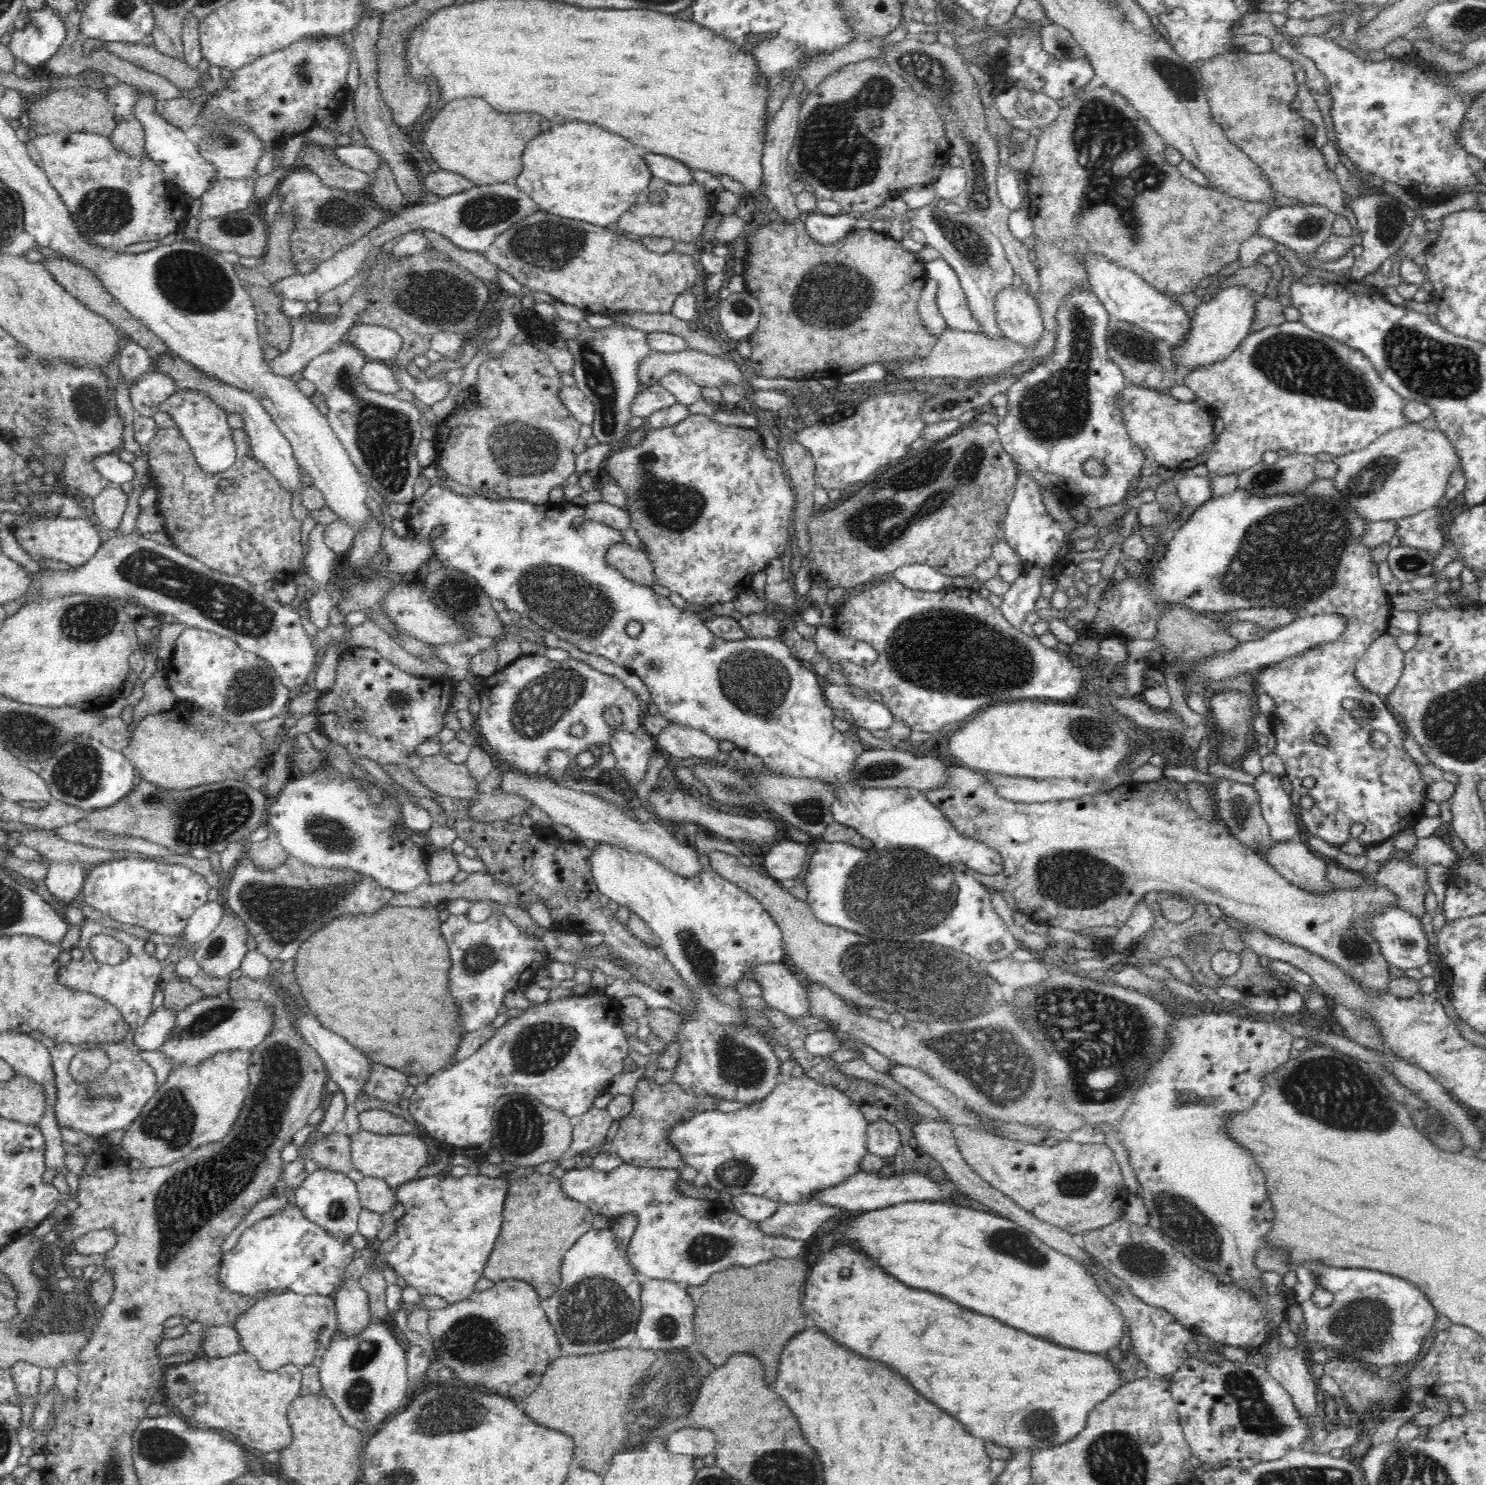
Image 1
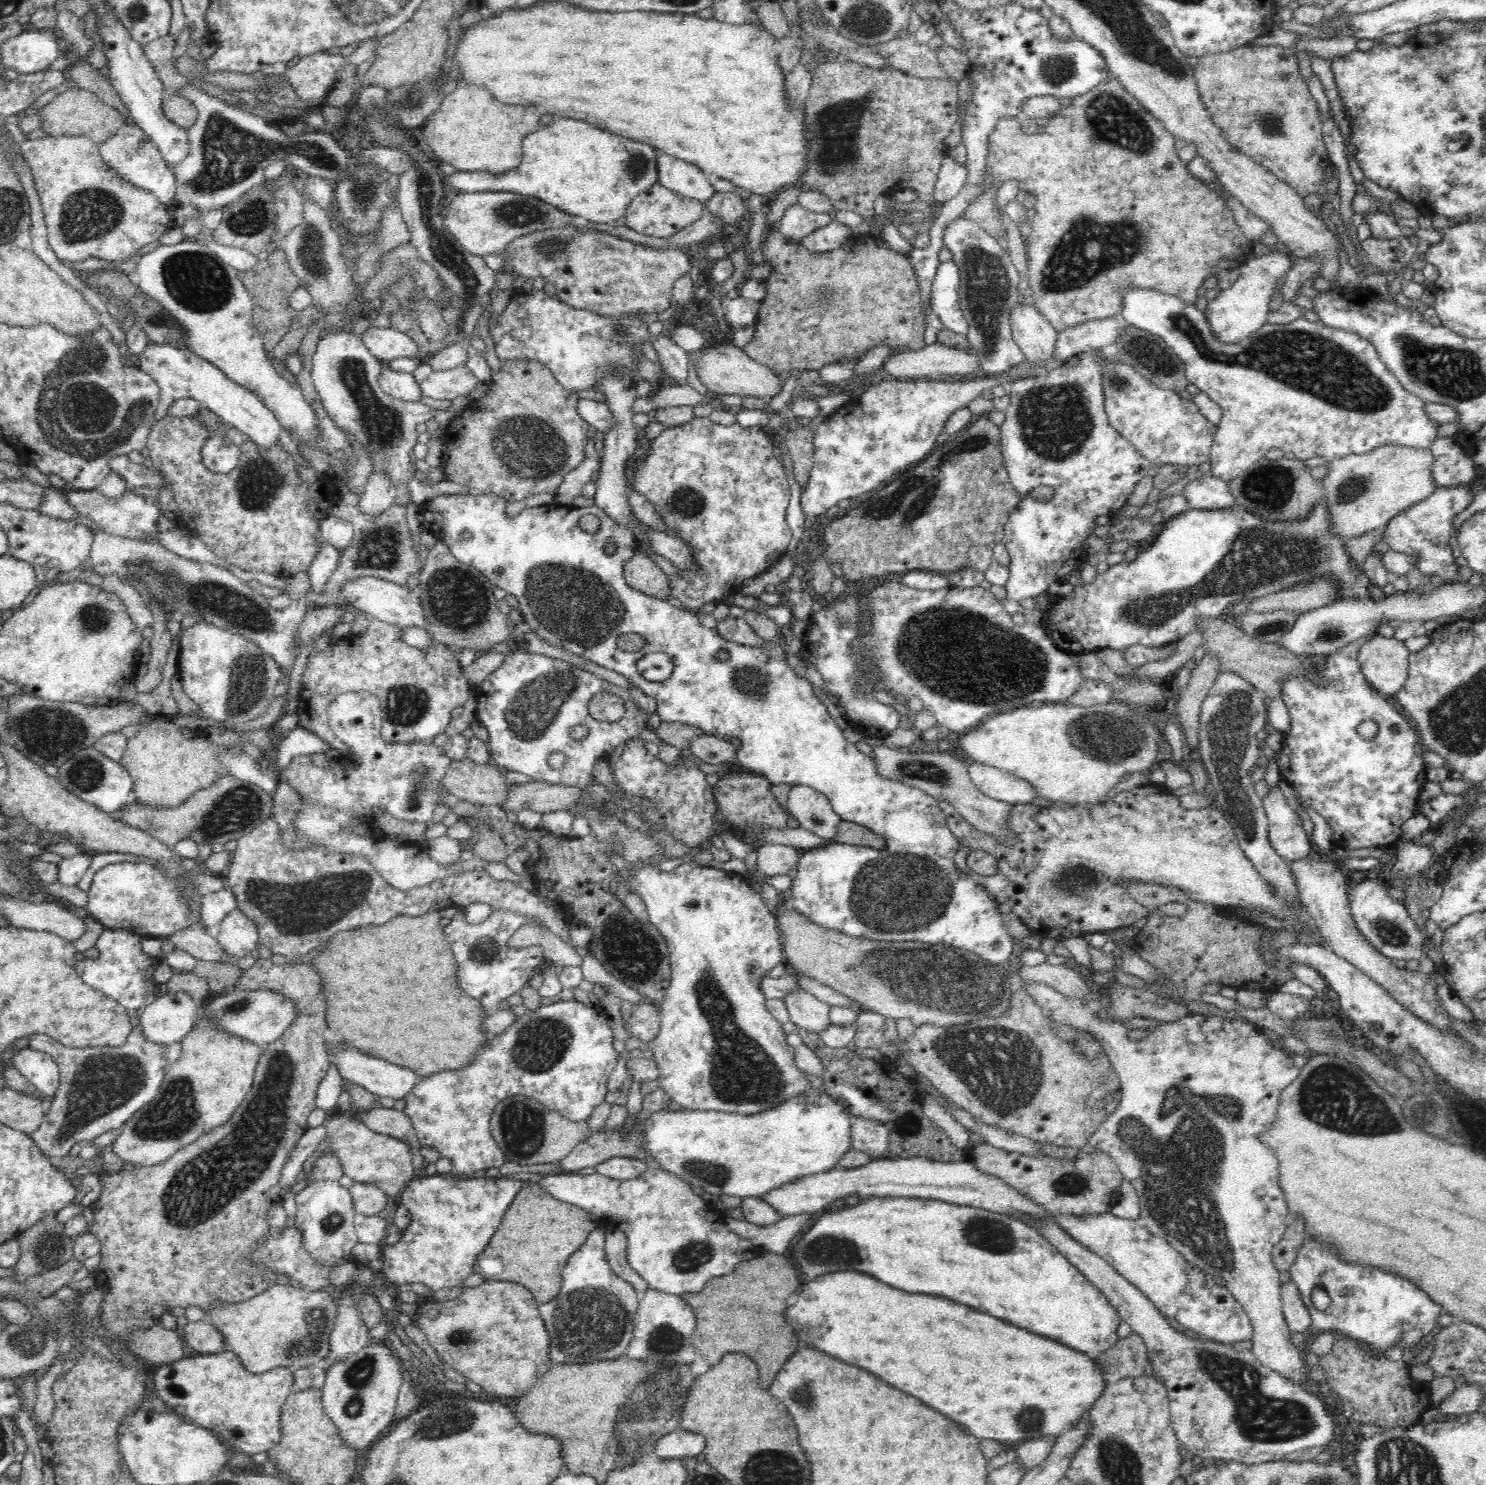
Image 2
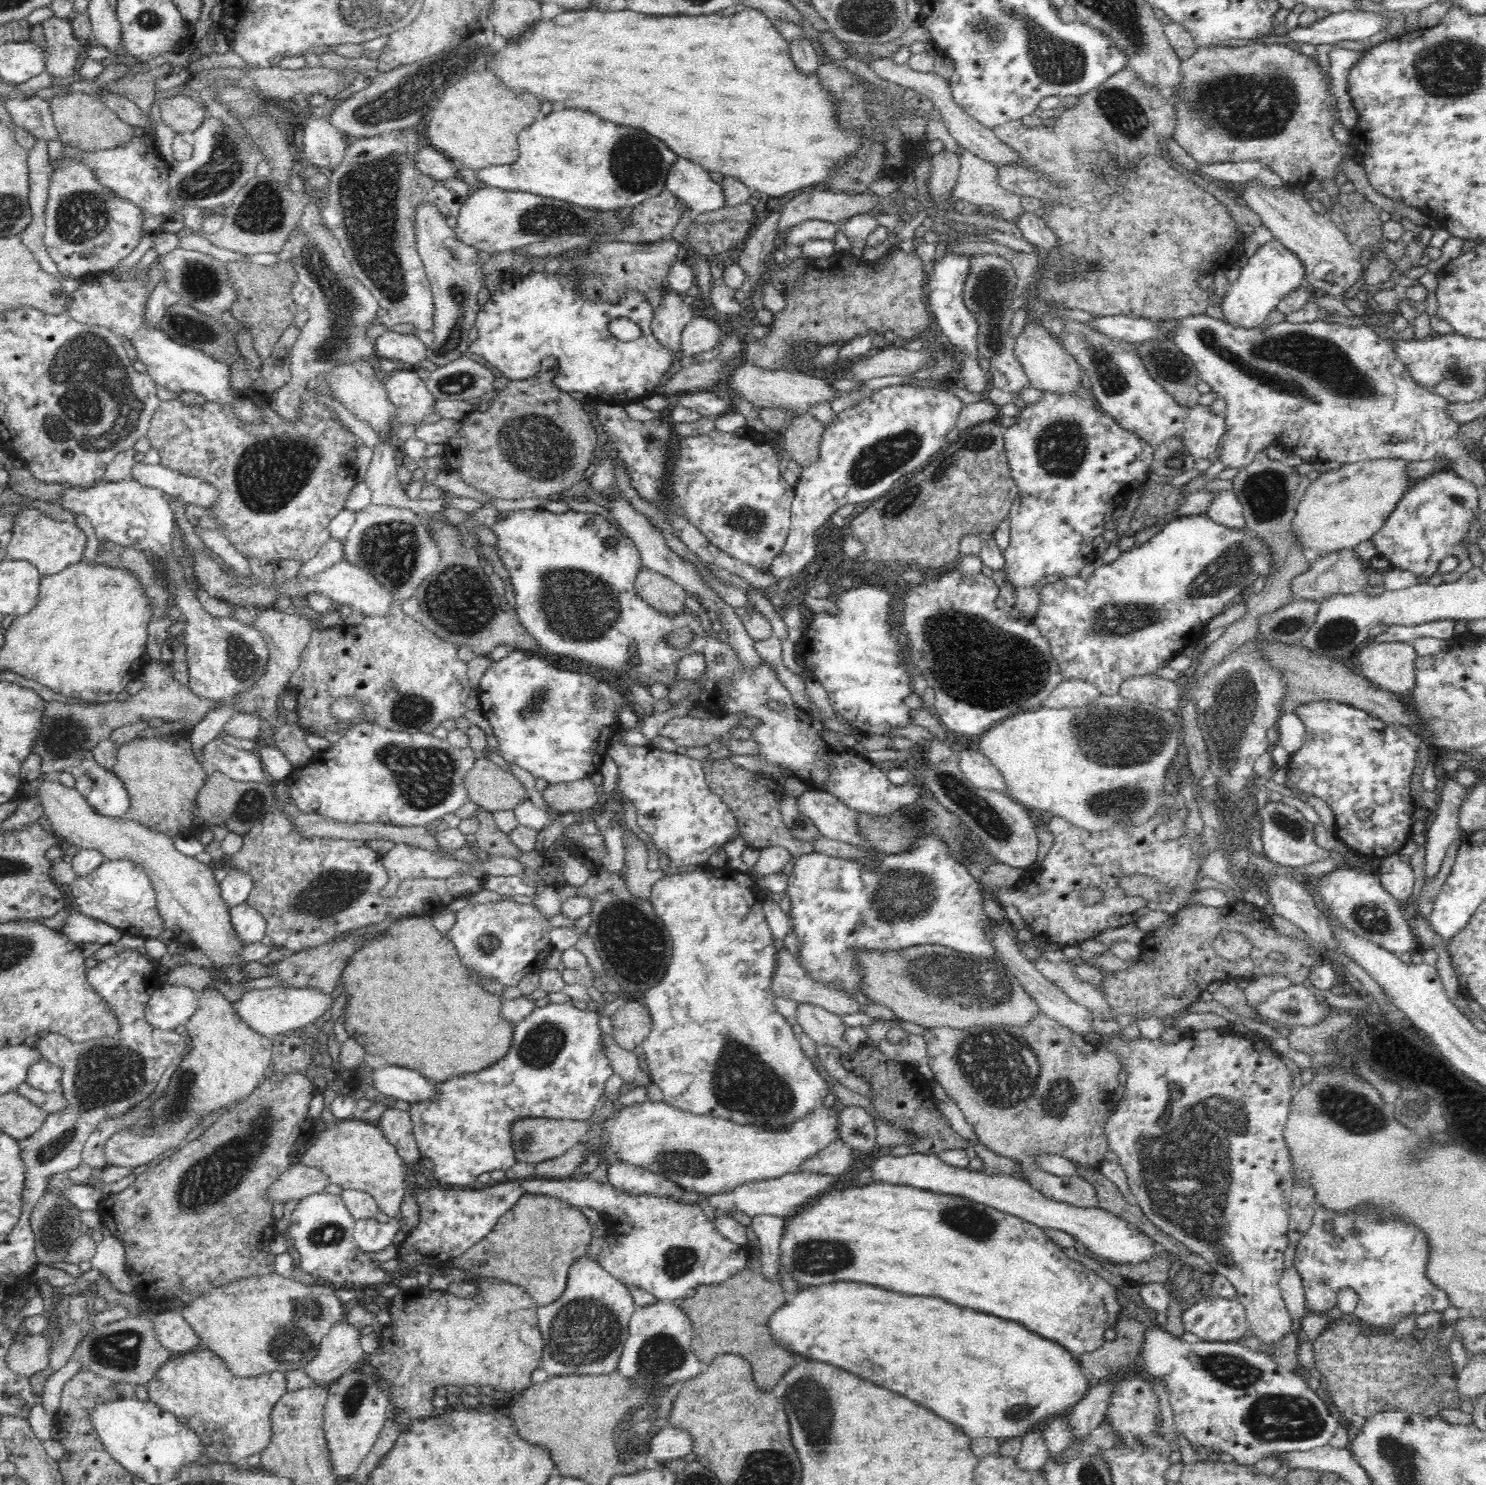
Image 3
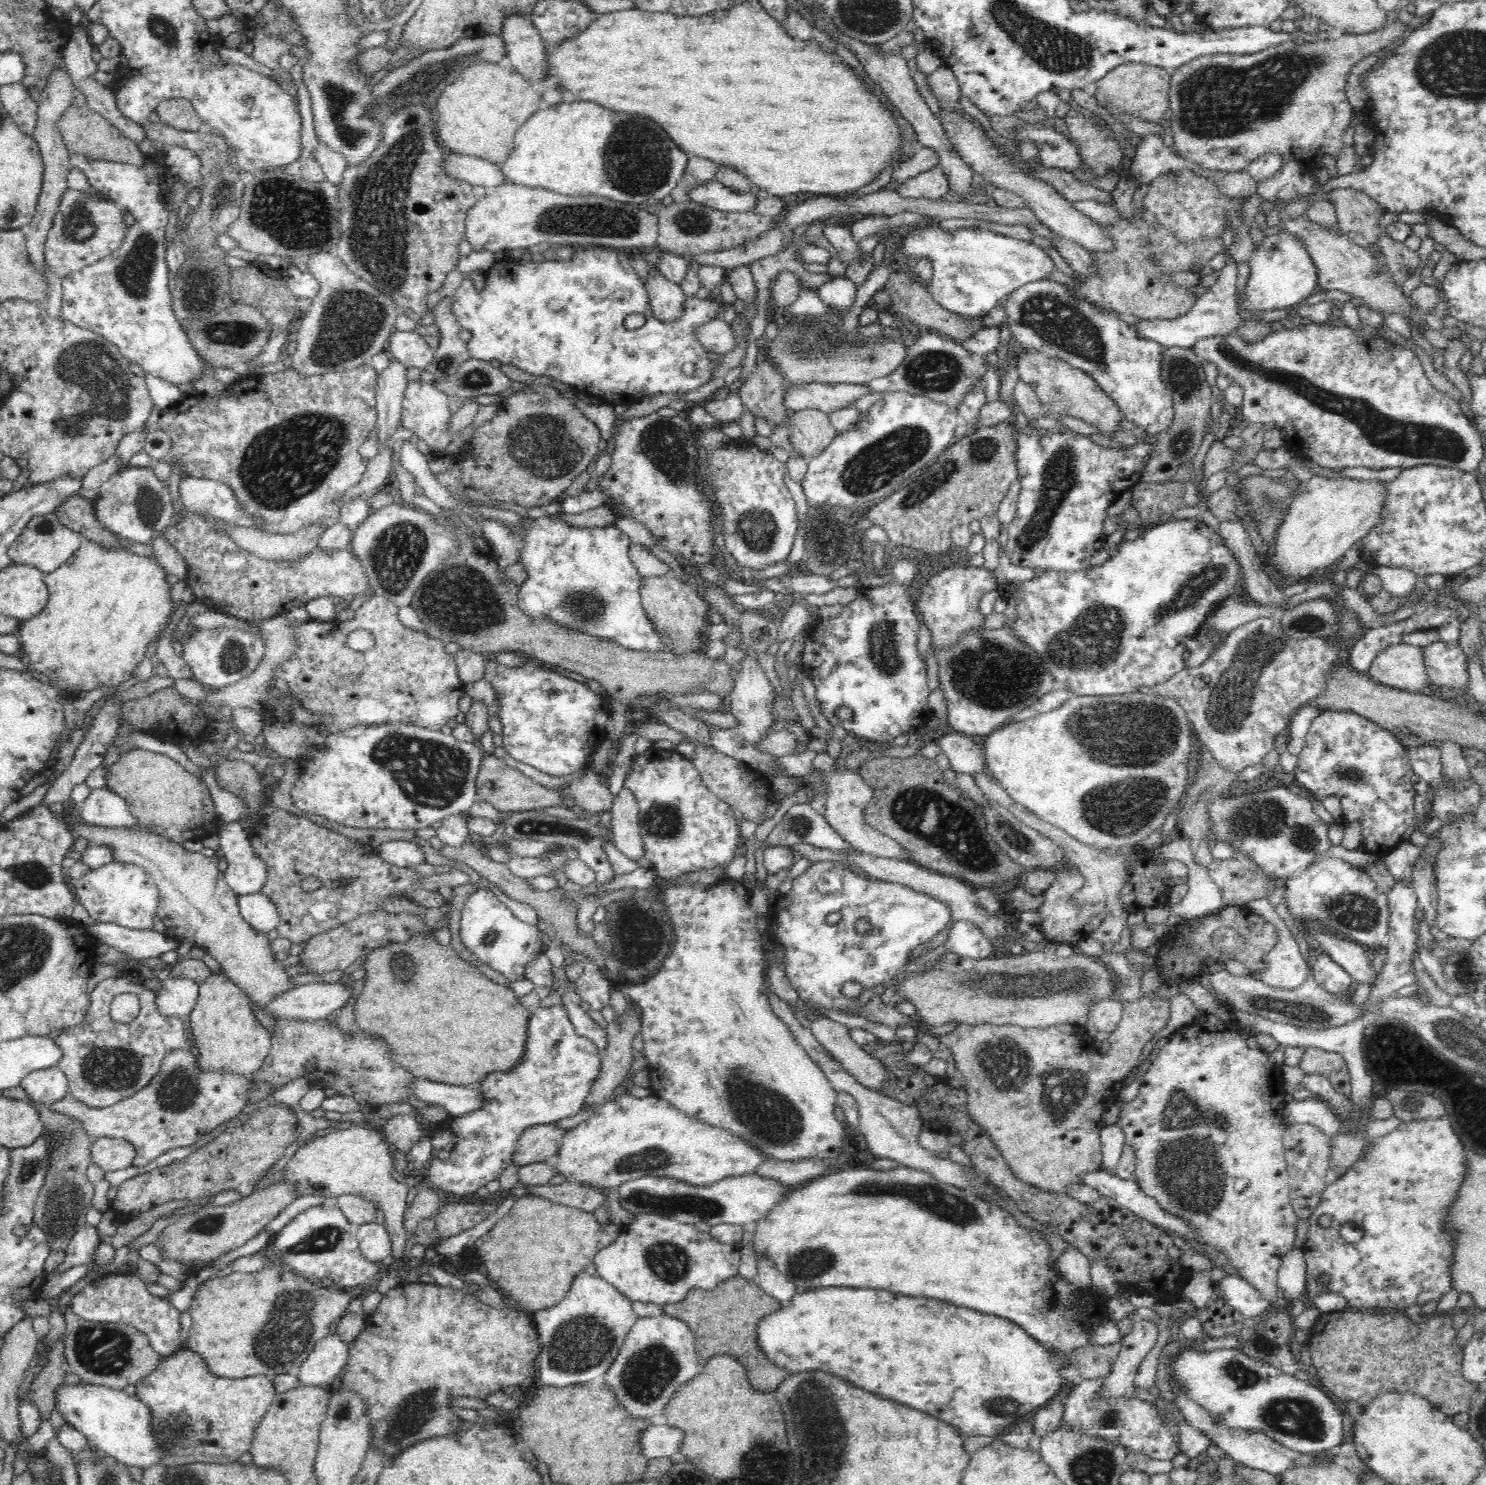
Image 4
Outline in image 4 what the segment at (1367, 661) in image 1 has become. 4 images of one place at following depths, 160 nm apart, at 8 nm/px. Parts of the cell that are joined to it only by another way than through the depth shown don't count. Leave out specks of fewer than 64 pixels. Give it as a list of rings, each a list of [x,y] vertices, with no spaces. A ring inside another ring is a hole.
[[[1392,644],[1372,662],[1368,676],[1377,683],[1417,693],[1428,684],[1423,648],[1410,644]]]

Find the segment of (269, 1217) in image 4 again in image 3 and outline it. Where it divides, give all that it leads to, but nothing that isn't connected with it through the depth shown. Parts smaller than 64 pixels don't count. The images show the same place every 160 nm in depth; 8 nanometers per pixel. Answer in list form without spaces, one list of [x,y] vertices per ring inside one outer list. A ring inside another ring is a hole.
[[[302,1162],[292,1164],[266,1190],[265,1200],[269,1204],[300,1202],[302,1198],[321,1192],[329,1182],[320,1168],[310,1168]]]

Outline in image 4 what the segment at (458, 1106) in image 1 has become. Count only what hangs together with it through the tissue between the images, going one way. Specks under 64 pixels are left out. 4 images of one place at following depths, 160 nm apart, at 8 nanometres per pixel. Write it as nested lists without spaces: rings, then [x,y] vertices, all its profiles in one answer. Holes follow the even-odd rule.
[[[562,1003],[550,1007],[538,1006],[532,1011],[528,1048],[520,1064],[516,1064],[516,1067],[508,1072],[494,1072],[482,1082],[482,1086],[478,1086],[484,1091],[486,1099],[490,1100],[486,1108],[464,1116],[450,1116],[446,1122],[435,1125],[430,1136],[433,1151],[431,1167],[425,1177],[426,1182],[454,1196],[470,1196],[488,1182],[496,1180],[508,1166],[513,1164],[513,1148],[523,1130],[536,1125],[556,1123],[580,1112],[590,1087],[598,1076],[601,1056],[594,1041],[576,1033]]]

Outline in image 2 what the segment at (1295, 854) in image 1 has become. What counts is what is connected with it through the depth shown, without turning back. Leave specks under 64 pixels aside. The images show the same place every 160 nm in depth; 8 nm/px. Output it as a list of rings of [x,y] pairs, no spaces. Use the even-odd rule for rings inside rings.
[[[1319,855],[1312,859],[1290,863],[1290,869],[1296,873],[1305,912],[1308,913],[1309,919],[1317,927],[1321,936],[1326,939],[1328,948],[1338,957],[1344,958],[1348,963],[1366,974],[1368,979],[1372,979],[1378,986],[1384,988],[1408,1012],[1417,1016],[1426,1024],[1430,1024],[1430,1027],[1433,1027],[1436,1031],[1446,1033],[1446,1035],[1454,1035],[1456,1033],[1454,1017],[1446,1011],[1446,1007],[1444,1008],[1440,1004],[1438,990],[1431,974],[1424,974],[1422,970],[1398,968],[1396,964],[1392,964],[1392,960],[1388,956],[1381,954],[1376,947],[1368,943],[1363,935],[1359,934],[1349,912],[1348,897],[1345,896],[1348,881],[1345,872],[1336,864],[1322,859]]]

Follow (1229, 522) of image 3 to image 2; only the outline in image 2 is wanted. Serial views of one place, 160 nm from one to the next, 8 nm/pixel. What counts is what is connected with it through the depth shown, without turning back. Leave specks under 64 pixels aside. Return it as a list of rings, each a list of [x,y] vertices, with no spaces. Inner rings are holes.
[[[1210,474],[1189,482],[1182,492],[1190,505],[1188,510],[1224,511],[1236,507],[1236,498],[1228,485],[1228,481],[1213,478]]]

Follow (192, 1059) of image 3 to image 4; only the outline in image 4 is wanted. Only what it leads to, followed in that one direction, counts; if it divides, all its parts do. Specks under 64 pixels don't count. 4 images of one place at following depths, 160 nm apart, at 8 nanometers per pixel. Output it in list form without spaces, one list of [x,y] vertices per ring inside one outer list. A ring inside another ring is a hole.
[[[211,974],[202,984],[199,984],[199,997],[195,1007],[189,1014],[194,1043],[192,1048],[200,1059],[200,1064],[206,1069],[232,1069],[252,1079],[253,1072],[260,1068],[271,1049],[271,1033],[262,1026],[254,1014],[252,999],[239,984],[232,981],[228,975]],[[99,1136],[91,1146],[91,1160],[100,1171],[114,1172],[132,1166],[134,1147],[124,1139]]]

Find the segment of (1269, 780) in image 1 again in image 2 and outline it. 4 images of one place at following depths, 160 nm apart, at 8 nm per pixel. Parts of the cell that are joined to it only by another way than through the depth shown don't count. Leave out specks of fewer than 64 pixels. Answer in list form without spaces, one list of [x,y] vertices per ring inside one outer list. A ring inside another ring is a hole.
[[[1272,787],[1262,799],[1267,814],[1268,840],[1277,855],[1289,864],[1310,859],[1311,836],[1308,836],[1299,814],[1292,810],[1281,790]]]

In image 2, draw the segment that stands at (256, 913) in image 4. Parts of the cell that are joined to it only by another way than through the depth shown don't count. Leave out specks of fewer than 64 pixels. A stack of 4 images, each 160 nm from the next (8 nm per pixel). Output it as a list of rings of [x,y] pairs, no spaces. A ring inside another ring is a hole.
[[[242,910],[230,912],[214,931],[214,936],[235,961],[251,954],[260,943],[257,925]]]

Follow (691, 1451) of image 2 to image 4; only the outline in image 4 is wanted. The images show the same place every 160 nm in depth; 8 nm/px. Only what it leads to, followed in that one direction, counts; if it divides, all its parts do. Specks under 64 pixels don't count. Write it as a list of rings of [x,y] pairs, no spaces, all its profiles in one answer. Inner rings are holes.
[[[650,1423],[648,1428],[640,1434],[642,1454],[647,1458],[676,1458],[678,1446],[682,1440],[682,1432],[678,1428]]]

